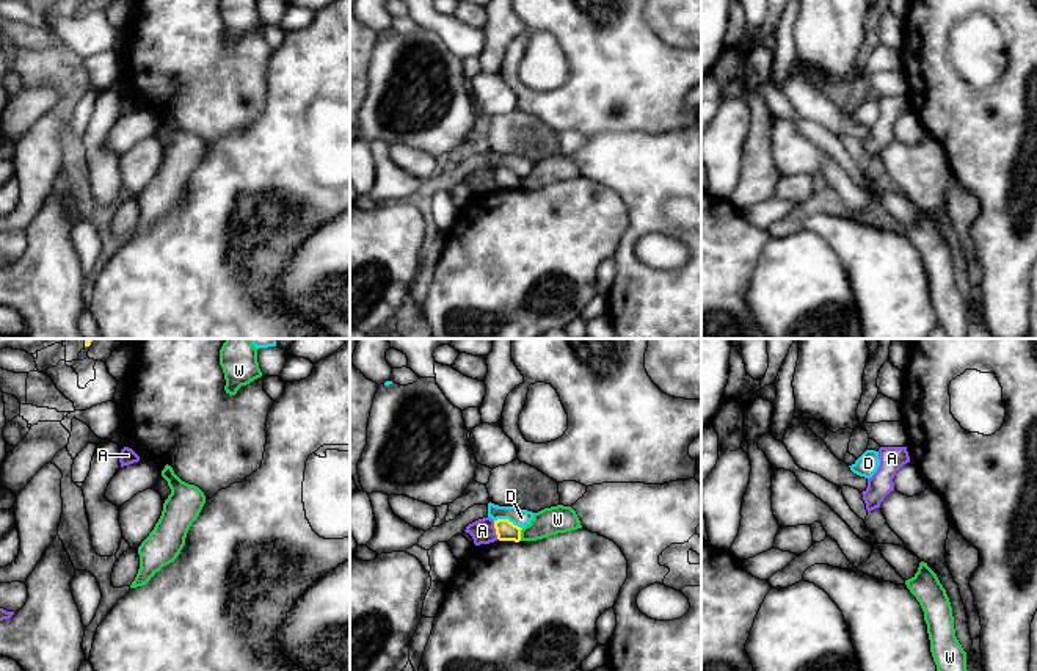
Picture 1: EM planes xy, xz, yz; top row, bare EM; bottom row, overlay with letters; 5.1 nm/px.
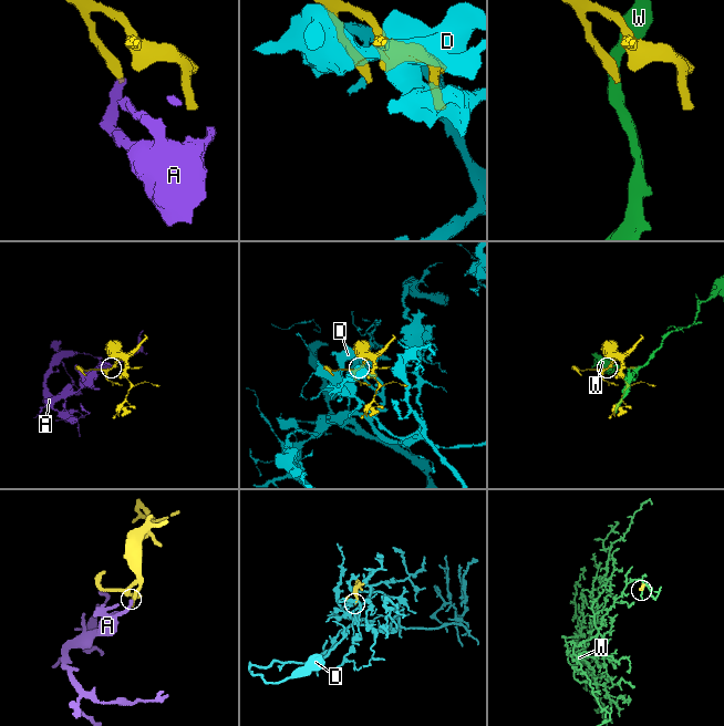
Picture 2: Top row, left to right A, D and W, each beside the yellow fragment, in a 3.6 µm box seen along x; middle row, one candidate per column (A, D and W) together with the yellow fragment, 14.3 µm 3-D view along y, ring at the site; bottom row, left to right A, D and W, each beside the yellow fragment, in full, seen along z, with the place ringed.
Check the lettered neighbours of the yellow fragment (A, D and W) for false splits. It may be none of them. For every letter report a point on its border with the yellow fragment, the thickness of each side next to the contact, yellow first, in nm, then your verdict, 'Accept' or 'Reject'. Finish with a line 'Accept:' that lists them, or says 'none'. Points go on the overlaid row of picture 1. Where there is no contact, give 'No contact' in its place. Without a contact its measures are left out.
A: Touches yellow at xz (496, 530). Thickness 110 nm (yellow) against 120 nm. Reject
D: Touches yellow at xz (507, 519). Thickness 110 nm (yellow) against 90 nm. Reject
W: Touches yellow at xz (520, 535). Thickness 110 nm (yellow) against 140 nm. Reject
Accept: none

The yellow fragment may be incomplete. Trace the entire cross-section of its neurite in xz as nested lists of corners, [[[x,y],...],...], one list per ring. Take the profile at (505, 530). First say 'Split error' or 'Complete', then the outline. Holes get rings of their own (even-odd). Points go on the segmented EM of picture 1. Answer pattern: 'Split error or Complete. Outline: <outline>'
Complete. Outline: [[[508,519],[494,520],[494,528],[499,541],[521,541],[521,527],[515,525]]]

